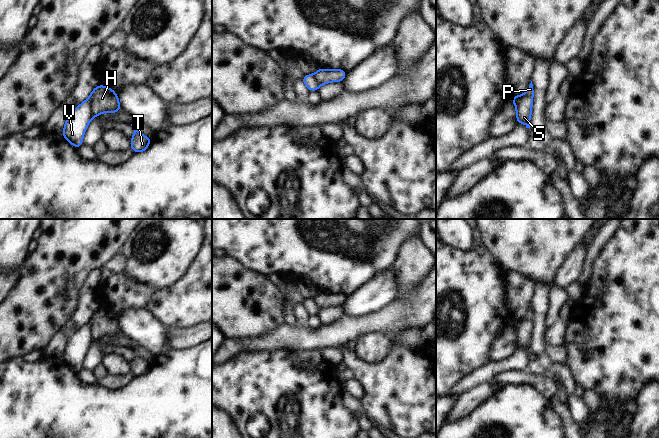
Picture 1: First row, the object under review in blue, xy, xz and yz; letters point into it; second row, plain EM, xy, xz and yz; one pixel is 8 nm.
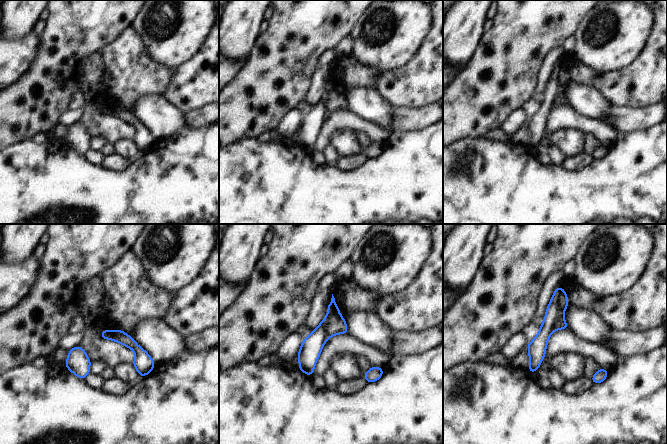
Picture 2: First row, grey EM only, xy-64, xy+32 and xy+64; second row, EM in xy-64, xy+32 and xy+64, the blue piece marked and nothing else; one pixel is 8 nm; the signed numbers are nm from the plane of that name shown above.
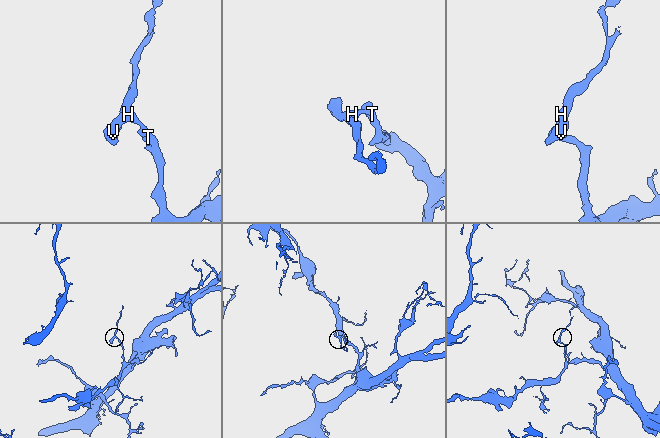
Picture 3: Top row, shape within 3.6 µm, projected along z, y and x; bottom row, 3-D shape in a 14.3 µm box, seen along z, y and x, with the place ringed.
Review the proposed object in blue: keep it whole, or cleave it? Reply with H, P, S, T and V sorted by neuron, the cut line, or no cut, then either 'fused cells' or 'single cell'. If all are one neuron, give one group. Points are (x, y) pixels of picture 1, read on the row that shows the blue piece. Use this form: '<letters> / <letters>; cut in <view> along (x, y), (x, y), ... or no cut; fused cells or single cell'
H T / P S V; cut in xy along (87, 99), (90, 105), (90, 113), (93, 116); fused cells

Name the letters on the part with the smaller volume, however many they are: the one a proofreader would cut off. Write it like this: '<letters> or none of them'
P, S, V

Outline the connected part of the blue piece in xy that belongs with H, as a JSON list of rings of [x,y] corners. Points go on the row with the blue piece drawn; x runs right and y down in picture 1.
[[[98,85],[94,88],[88,100],[90,102],[90,112],[93,117],[97,117],[103,112],[116,113],[121,109],[115,91],[104,85]]]

